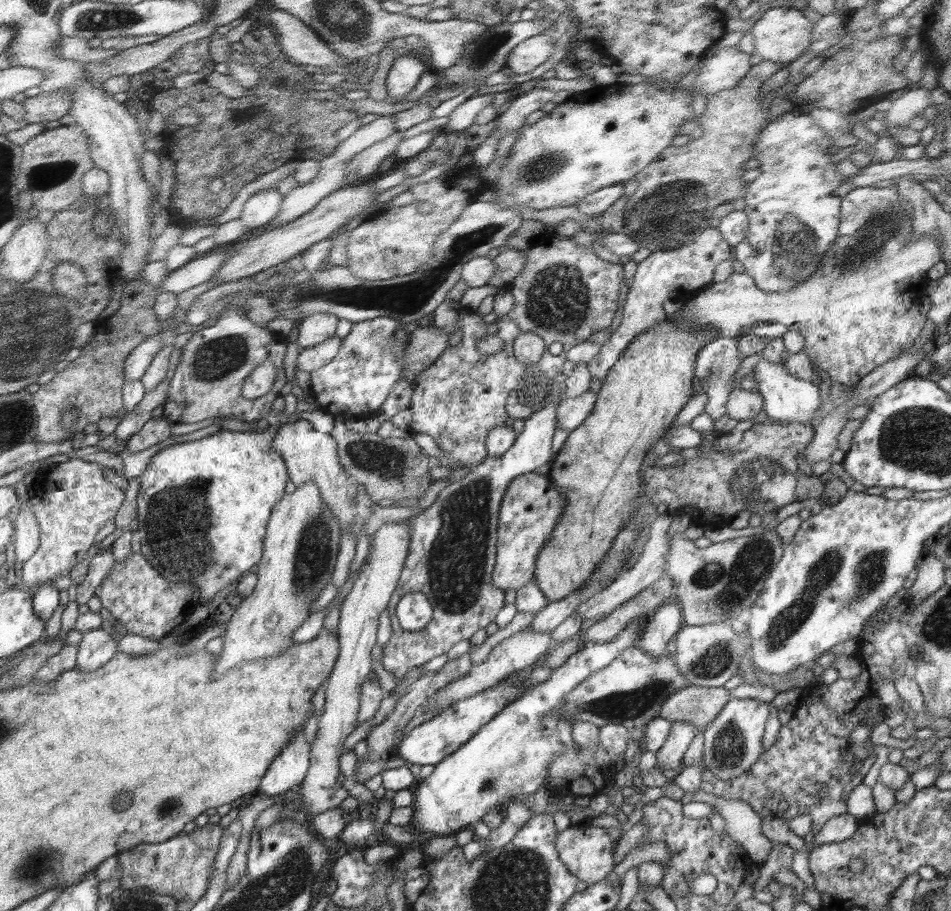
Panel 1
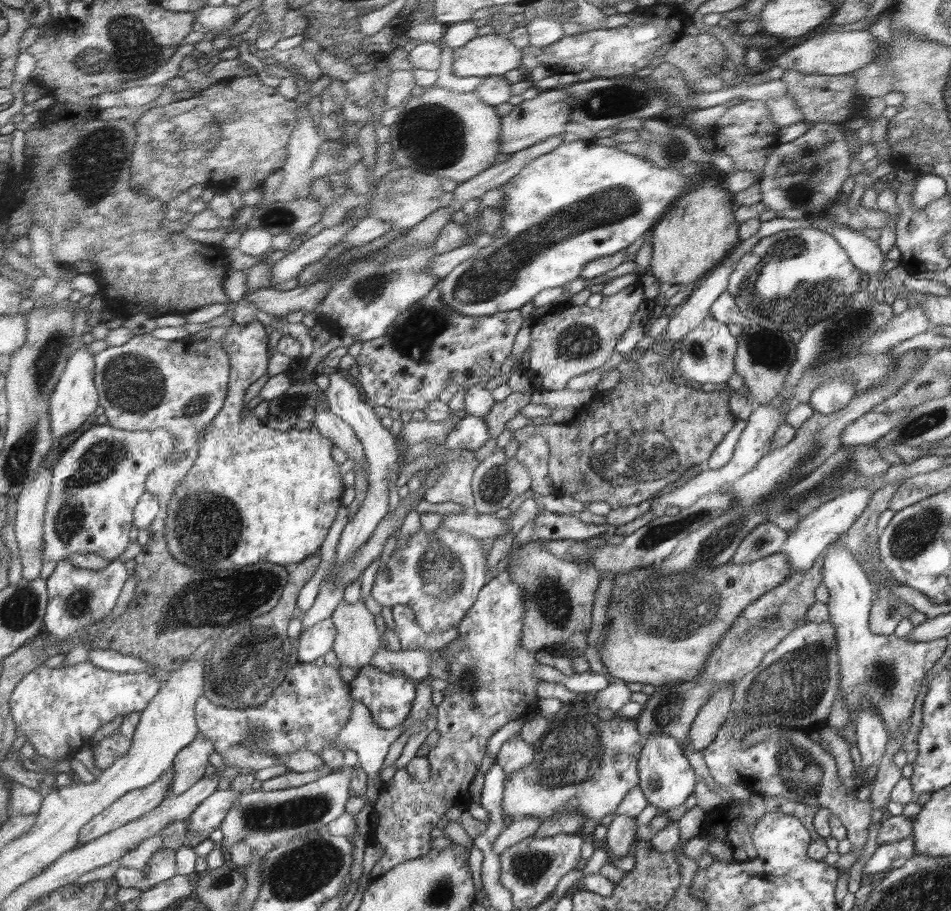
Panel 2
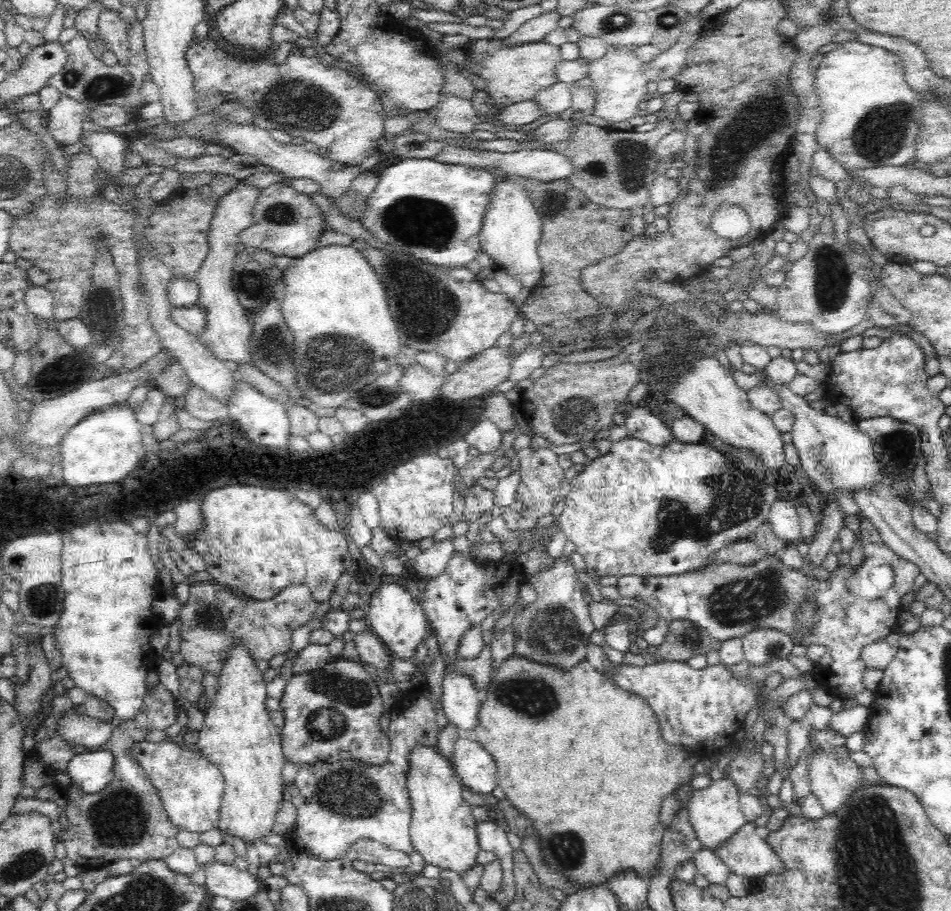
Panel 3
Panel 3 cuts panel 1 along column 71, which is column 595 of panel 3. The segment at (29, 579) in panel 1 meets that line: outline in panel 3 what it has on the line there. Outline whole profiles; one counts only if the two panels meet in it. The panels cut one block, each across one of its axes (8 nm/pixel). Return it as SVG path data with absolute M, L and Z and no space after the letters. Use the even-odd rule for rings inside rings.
M628 435L623 440L614 442L608 454L599 455L598 458L587 461L584 470L570 480L572 492L565 497L566 501L563 511L559 515L559 518L554 519L552 525L530 528L530 530L522 530L522 532L510 530L508 532L508 540L524 539L524 542L530 542L532 548L542 552L544 560L547 562L549 560L548 552L546 551L547 541L552 530L559 528L561 532L566 534L568 541L574 542L575 551L583 556L586 566L588 568L594 568L601 577L623 577L626 575L676 576L685 572L698 570L703 567L706 560L709 559L709 556L713 555L717 550L720 550L720 548L724 548L724 546L730 543L752 540L752 536L757 528L767 522L772 504L778 501L776 483L772 478L768 478L768 481L764 484L756 476L752 476L748 472L740 472L724 454L720 453L715 447L712 447L710 443L711 439L707 437L696 443L685 443L673 437L672 442L668 446L650 446L647 442L632 438Z

